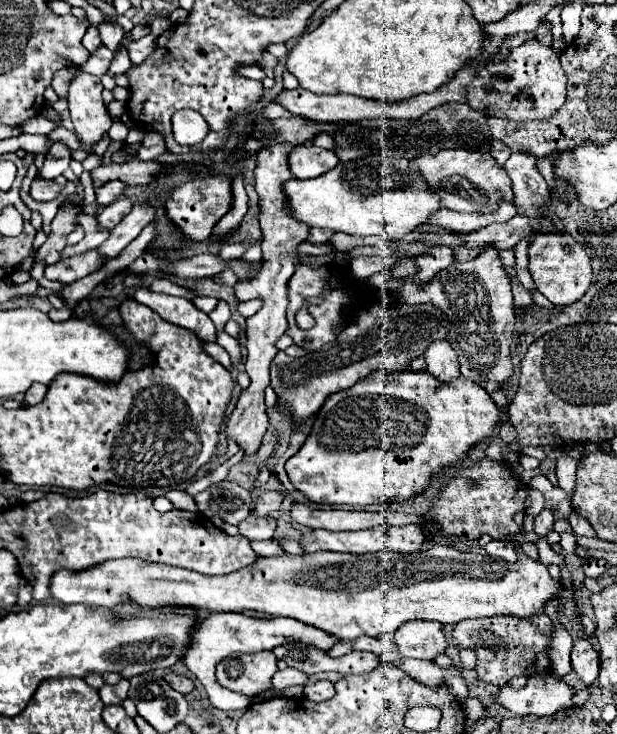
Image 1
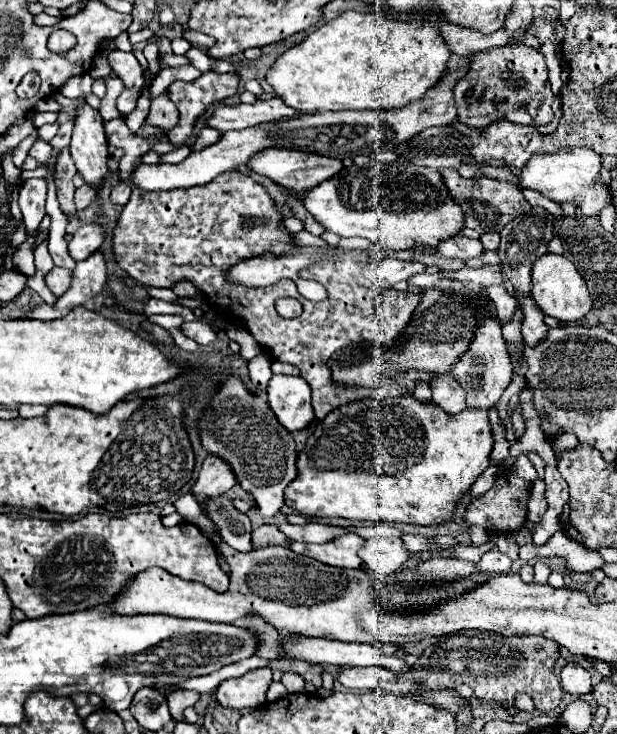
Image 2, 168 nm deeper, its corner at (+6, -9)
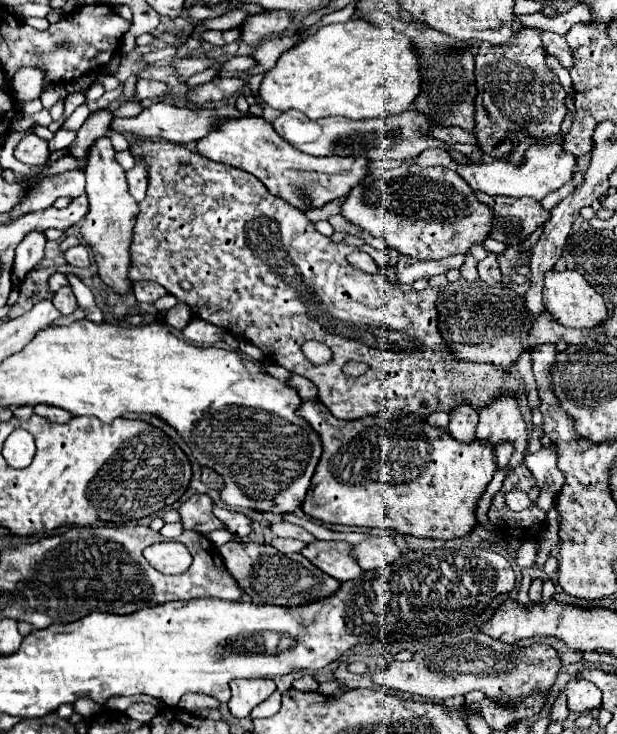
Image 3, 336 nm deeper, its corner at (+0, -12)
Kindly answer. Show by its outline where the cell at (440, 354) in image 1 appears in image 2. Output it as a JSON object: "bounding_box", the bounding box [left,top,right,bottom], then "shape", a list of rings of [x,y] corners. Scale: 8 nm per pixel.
{"bounding_box":[429,373,465,415],"shape":[[[435,373],[435,377],[429,381],[429,387],[433,393],[433,401],[449,415],[465,409],[463,387],[453,379],[451,373]]]}

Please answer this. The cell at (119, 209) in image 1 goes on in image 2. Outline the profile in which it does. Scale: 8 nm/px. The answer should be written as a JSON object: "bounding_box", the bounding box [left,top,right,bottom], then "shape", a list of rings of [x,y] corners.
{"bounding_box":[69,223,105,261],"shape":[[[87,223],[77,229],[69,243],[69,253],[75,257],[75,261],[87,259],[93,251],[97,251],[105,241],[105,225],[101,223]]]}

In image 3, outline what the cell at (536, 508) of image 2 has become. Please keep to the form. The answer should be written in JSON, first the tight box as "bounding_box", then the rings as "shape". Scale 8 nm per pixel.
{"bounding_box":[525,444,563,510],"shape":[[[551,444],[549,448],[541,448],[531,456],[525,456],[525,464],[531,470],[531,474],[537,480],[537,486],[541,488],[537,506],[543,510],[551,510],[555,504],[555,498],[561,490],[563,484],[563,474],[557,468],[557,454],[555,446]]]}

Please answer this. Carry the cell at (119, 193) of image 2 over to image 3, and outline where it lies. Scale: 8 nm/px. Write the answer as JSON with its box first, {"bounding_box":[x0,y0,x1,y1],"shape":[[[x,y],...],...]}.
{"bounding_box":[127,160,147,202],"shape":[[[135,160],[135,166],[127,172],[129,192],[131,196],[141,202],[147,192],[147,172],[145,172],[145,160]]]}

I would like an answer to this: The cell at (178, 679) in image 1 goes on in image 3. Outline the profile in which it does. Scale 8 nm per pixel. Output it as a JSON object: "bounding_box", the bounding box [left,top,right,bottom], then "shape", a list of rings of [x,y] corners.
{"bounding_box":[179,694,221,712],"shape":[[[185,694],[179,700],[179,708],[187,710],[187,712],[195,712],[195,710],[203,710],[203,708],[219,708],[221,702],[213,700],[207,694]]]}

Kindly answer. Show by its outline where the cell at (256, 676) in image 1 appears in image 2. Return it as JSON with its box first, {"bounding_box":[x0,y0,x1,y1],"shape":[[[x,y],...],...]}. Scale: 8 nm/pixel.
{"bounding_box":[215,669,271,709],"shape":[[[253,669],[247,671],[243,677],[225,679],[219,683],[215,697],[219,705],[227,709],[255,709],[265,703],[265,691],[271,683],[271,669]]]}

